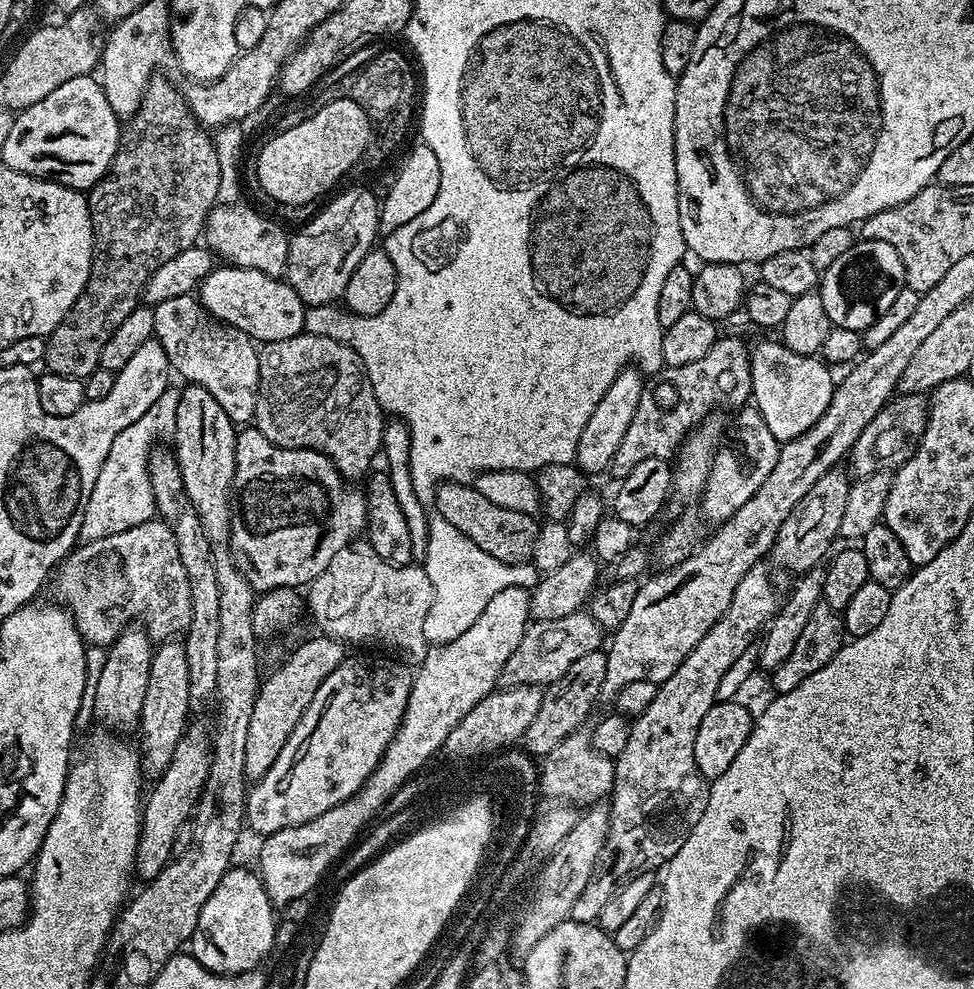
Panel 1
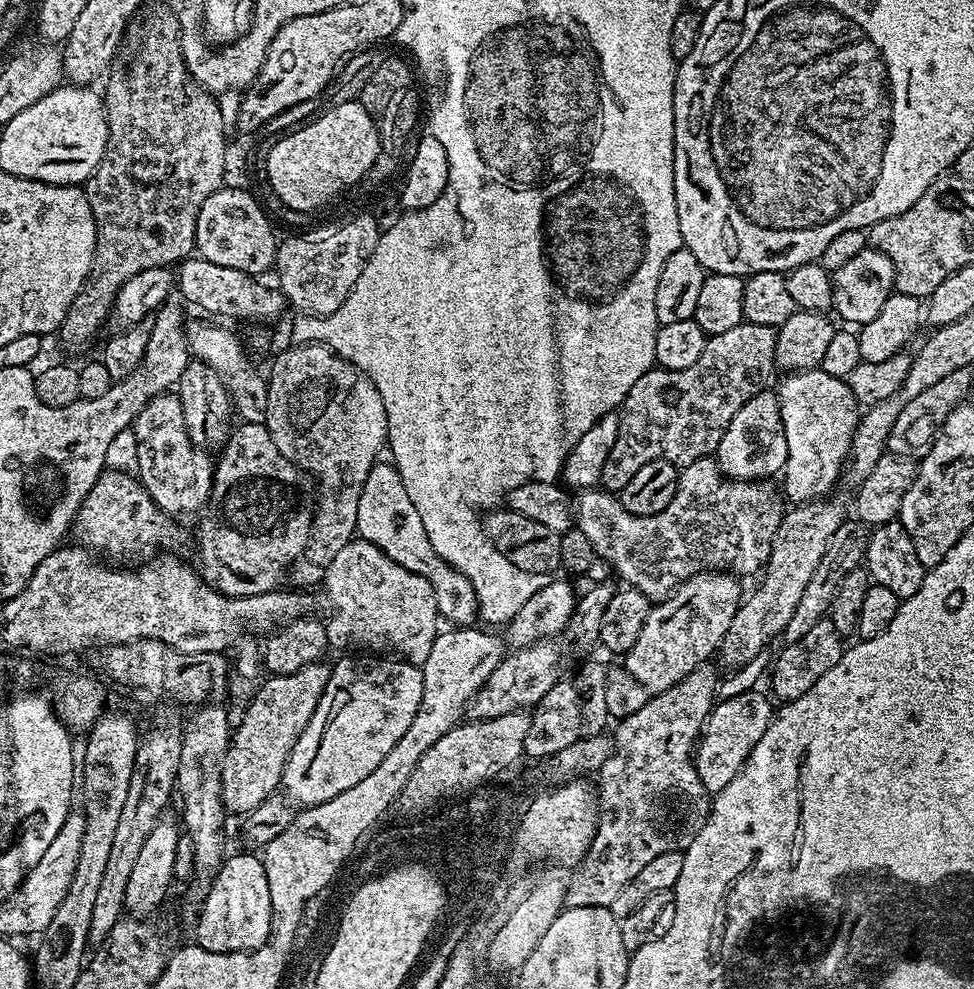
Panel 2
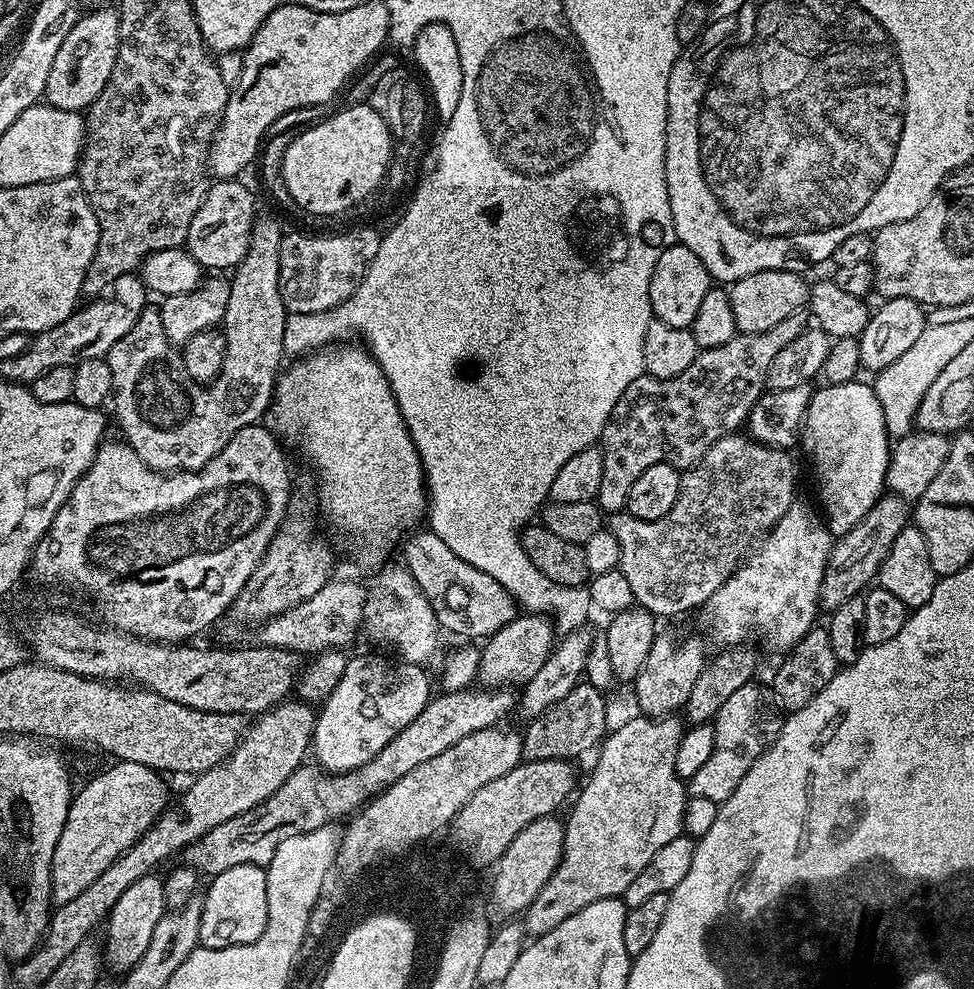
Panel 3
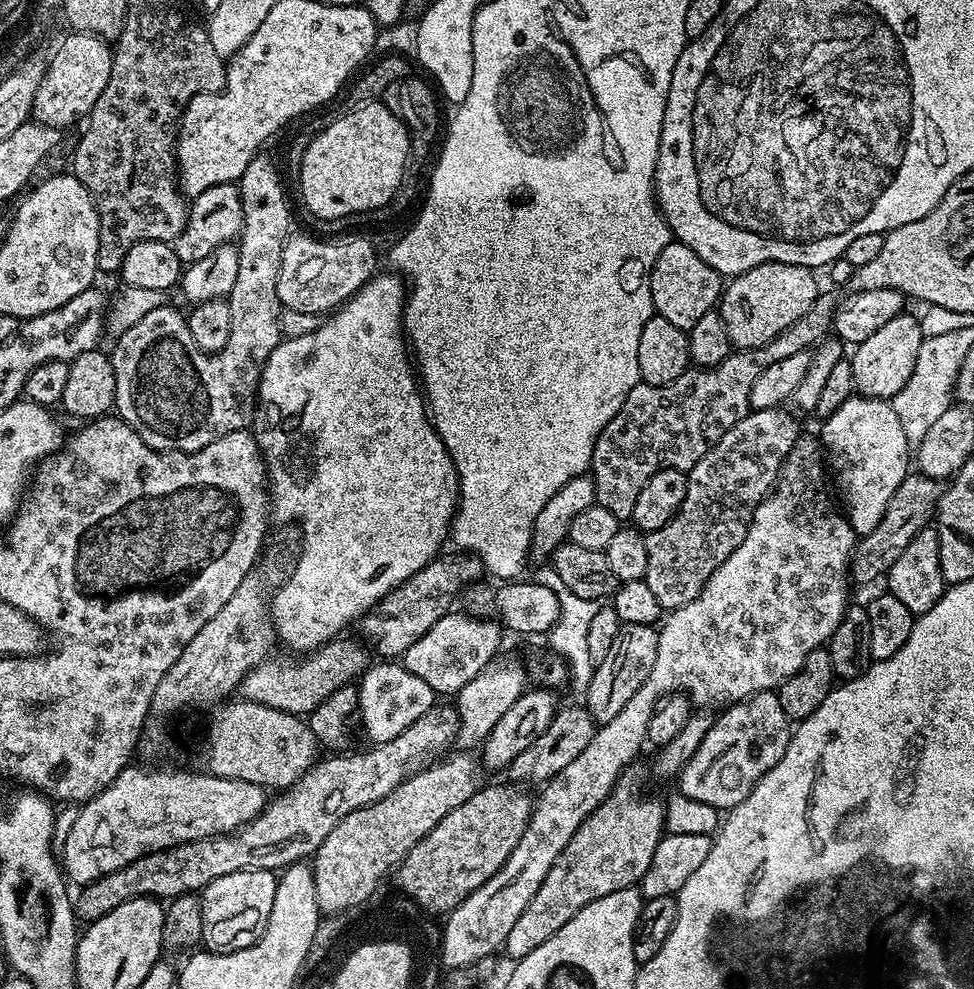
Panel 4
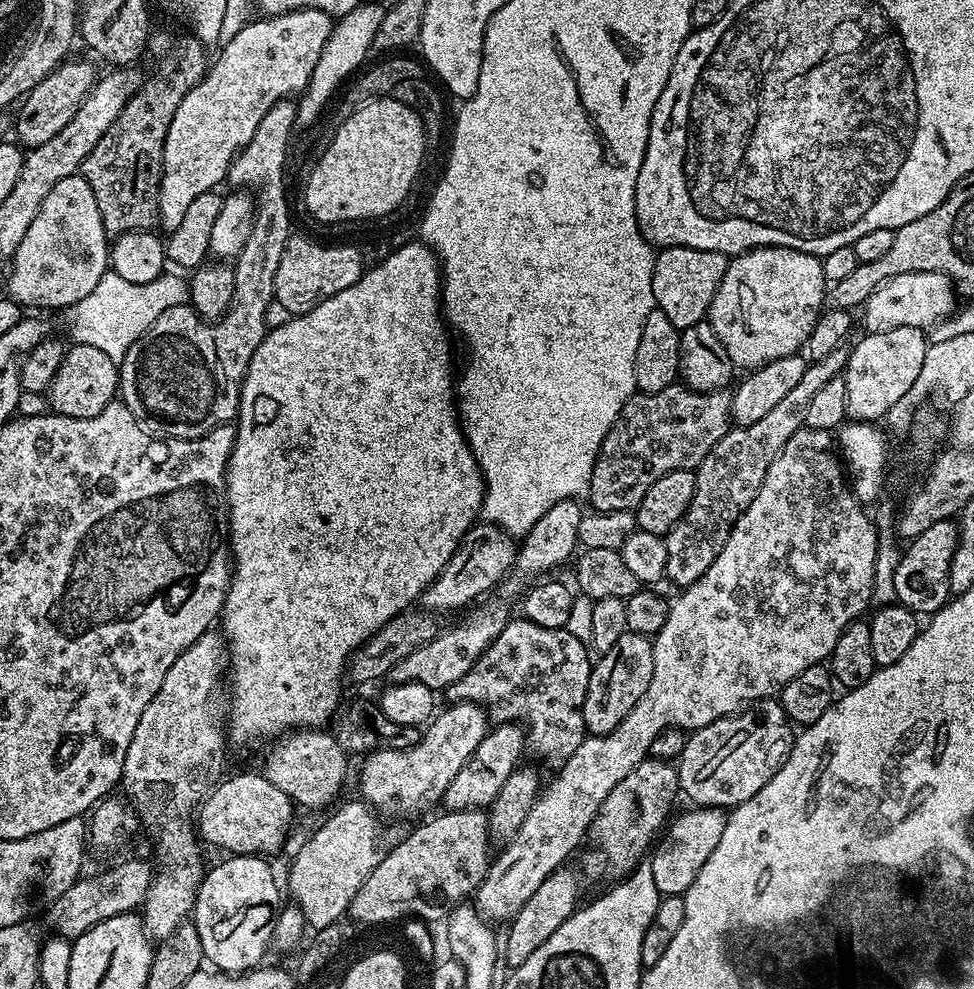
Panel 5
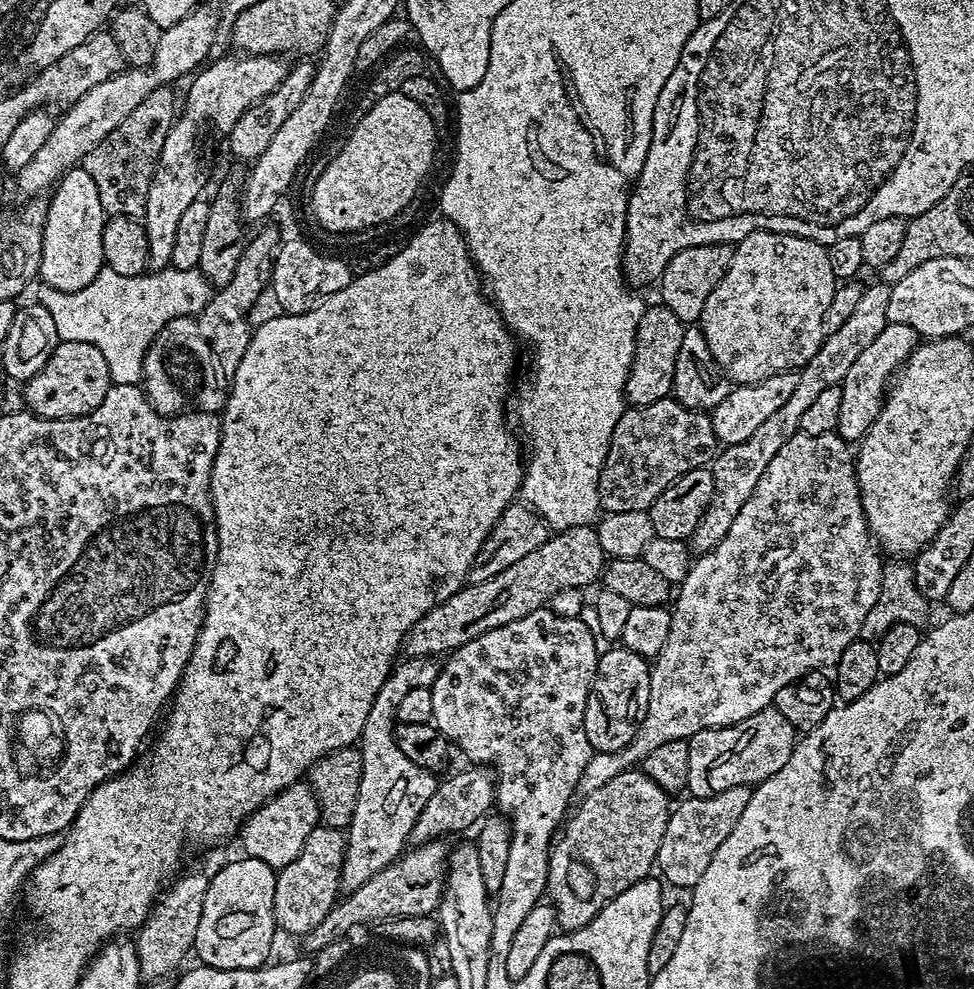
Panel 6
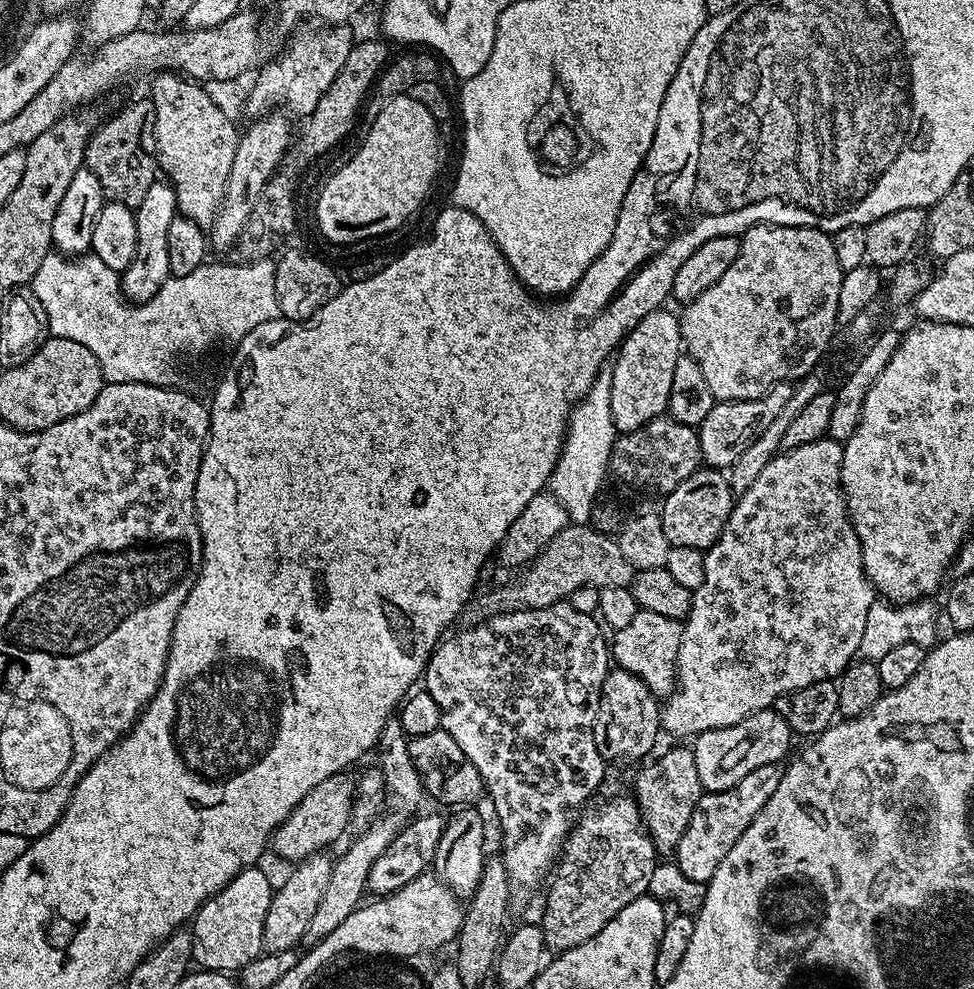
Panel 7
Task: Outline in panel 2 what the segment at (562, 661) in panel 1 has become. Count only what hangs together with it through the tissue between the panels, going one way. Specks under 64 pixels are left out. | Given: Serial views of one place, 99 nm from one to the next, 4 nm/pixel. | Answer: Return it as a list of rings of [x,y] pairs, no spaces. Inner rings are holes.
[[[546,639],[525,648],[509,651],[494,670],[494,674],[486,678],[478,694],[472,697],[472,703],[466,709],[467,715],[474,720],[489,720],[502,714],[535,708],[536,703],[546,694],[546,690],[556,684],[558,673],[561,671],[560,656],[552,644],[554,643],[551,639]]]

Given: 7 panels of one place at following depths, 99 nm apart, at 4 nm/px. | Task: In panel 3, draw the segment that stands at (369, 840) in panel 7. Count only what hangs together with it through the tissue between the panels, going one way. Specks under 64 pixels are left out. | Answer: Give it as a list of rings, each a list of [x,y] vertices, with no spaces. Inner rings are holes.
[[[543,613],[518,614],[506,626],[485,641],[479,660],[477,679],[483,687],[523,685],[540,671],[556,642],[553,621]]]

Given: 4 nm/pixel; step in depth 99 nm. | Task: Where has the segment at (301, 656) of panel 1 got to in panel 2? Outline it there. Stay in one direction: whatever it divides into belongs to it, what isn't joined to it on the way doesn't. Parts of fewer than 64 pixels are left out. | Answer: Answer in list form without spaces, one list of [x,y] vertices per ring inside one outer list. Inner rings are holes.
[[[315,662],[289,676],[269,675],[261,683],[260,689],[243,709],[245,712],[244,717],[240,720],[240,725],[237,728],[235,725],[234,731],[231,733],[228,750],[224,754],[224,761],[220,767],[220,797],[224,799],[224,807],[229,813],[253,812],[258,806],[262,806],[277,795],[278,789],[281,787],[280,779],[284,773],[284,767],[290,758],[290,750],[294,750],[294,742],[298,742],[302,730],[306,730],[306,722],[310,722],[310,718],[326,690],[331,673],[331,667],[327,663],[324,665],[324,662]]]

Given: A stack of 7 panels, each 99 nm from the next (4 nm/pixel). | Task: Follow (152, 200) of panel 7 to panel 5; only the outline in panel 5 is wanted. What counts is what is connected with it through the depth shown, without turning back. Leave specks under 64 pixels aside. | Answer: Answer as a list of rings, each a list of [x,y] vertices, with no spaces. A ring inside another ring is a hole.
[[[301,8],[299,12],[253,19],[234,38],[222,44],[220,57],[211,61],[203,78],[196,81],[186,98],[182,98],[182,106],[178,106],[174,122],[170,122],[170,130],[166,130],[164,165],[158,190],[158,224],[161,229],[164,227],[165,233],[178,230],[190,202],[194,202],[198,194],[219,189],[219,184],[225,183],[230,162],[243,150],[246,142],[254,138],[258,122],[266,118],[270,109],[280,100],[303,93],[310,82],[310,74],[314,74],[314,66],[318,66],[318,58],[332,34],[333,25],[333,17],[322,10]]]

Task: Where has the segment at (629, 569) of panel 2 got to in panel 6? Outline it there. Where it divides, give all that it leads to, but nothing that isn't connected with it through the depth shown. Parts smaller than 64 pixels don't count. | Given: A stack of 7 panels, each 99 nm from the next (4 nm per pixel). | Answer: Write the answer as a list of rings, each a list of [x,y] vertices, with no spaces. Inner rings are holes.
[[[883,282],[875,283],[865,287],[862,299],[858,301],[850,318],[846,318],[838,330],[827,333],[818,354],[810,358],[806,367],[799,369],[800,381],[794,389],[794,395],[755,434],[750,434],[746,442],[729,444],[717,451],[710,465],[716,493],[710,498],[710,506],[692,531],[690,548],[693,553],[703,554],[714,550],[714,546],[726,538],[726,530],[730,530],[734,518],[738,518],[738,510],[746,506],[746,498],[754,494],[754,486],[758,486],[758,478],[762,478],[766,466],[770,466],[770,458],[774,458],[774,454],[786,446],[788,439],[800,431],[802,413],[814,403],[815,396],[822,390],[843,382],[850,365],[858,359],[858,354],[862,354],[862,350],[866,350],[866,346],[870,346],[870,342],[874,342],[874,338],[878,338],[878,334],[882,334],[882,330],[889,324],[886,310],[890,307],[891,287]]]

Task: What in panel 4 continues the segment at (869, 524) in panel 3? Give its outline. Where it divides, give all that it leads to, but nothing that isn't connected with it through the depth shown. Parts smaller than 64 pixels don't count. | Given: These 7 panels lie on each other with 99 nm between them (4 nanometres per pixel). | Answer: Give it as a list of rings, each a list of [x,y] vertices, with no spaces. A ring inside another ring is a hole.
[[[909,474],[894,490],[894,498],[890,498],[890,506],[882,514],[882,522],[870,530],[870,534],[859,537],[856,551],[852,553],[850,576],[853,581],[860,584],[868,584],[871,580],[883,577],[898,562],[898,554],[910,546],[910,538],[918,534],[922,529],[929,527],[930,521],[936,514],[936,503],[940,501],[942,484],[939,480],[933,480],[931,476],[923,474]]]

